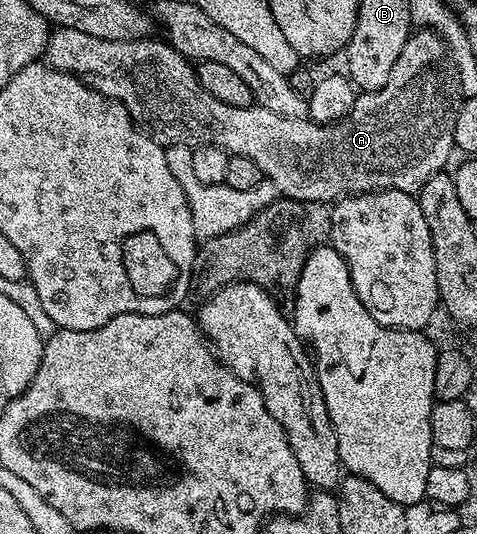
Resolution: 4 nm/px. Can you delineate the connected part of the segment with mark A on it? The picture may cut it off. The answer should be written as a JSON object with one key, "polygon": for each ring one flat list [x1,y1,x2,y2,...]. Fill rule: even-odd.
{"polygon":[[57,28,49,35,49,45,45,47,43,55,44,61,48,65,54,66,59,72,64,74,73,74,83,84,90,86,92,90,97,90,103,96,115,99,119,104,123,104,123,108,127,108,129,117,137,123,138,127,144,128,149,137,153,138,161,146,218,146,223,148,225,153,238,154,239,156,247,156,251,160,255,160,255,164,259,164,259,172,268,181,273,183,277,189,278,195,294,198,300,202,323,202,333,204,338,199,350,197,354,194,374,194,380,190,398,190,399,192,407,192,416,196,423,188,423,184,427,184,433,178,434,174,440,174,446,169,445,165,449,162,449,153,454,153,454,144,449,140,449,134,455,136,455,120,457,119,457,111,455,109,455,101,449,94,445,94,449,89,454,89,455,78,452,73,445,71,445,62,447,66,447,47,445,41,433,30,417,28,412,31,407,40,407,44,403,44,403,52,399,52,399,60,395,60,395,68,391,68,391,76,387,80,387,84,378,90,370,90,368,92,358,93,355,104,349,108,349,113,344,118,337,119,332,124,322,124,315,122,309,118,303,120,287,120,283,116,275,116,275,112,267,112,267,108,259,105,251,105,249,107,236,107,232,104,225,104,221,100,217,100,206,92,197,79,197,71,194,63,190,59,184,58,174,46,170,46,164,40,153,42,152,37,141,39,139,42,120,42,119,40,103,40,99,36,87,36,87,32,79,32,75,28]]}

